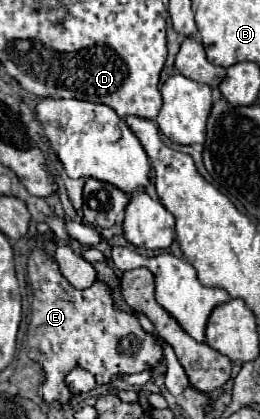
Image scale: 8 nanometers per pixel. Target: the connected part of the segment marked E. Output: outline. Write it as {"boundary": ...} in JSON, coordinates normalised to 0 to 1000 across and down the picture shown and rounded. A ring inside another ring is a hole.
{"boundary":[[[165,594],[119,604],[104,642],[127,695],[127,752],[104,785],[104,847],[173,885],[173,914],[150,924],[150,943],[181,962],[258,962],[273,952],[273,933],[250,919],[250,895],[288,876],[358,890],[373,919],[404,919],[450,905],[458,890],[588,885],[612,871],[627,857],[619,819],[596,800],[550,790],[535,766],[496,742],[450,737],[427,690],[396,671],[365,671],[327,695],[288,690]]]}

